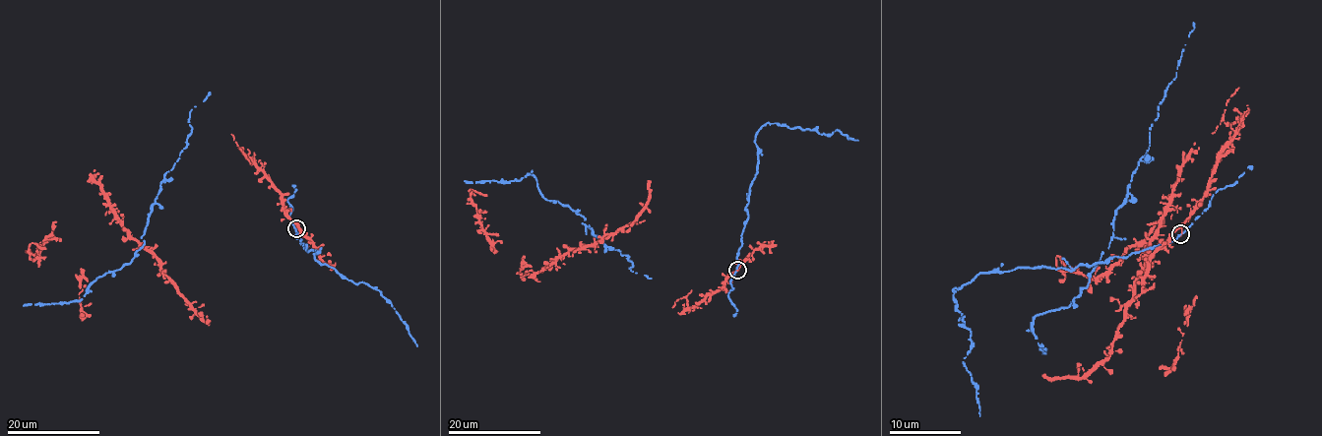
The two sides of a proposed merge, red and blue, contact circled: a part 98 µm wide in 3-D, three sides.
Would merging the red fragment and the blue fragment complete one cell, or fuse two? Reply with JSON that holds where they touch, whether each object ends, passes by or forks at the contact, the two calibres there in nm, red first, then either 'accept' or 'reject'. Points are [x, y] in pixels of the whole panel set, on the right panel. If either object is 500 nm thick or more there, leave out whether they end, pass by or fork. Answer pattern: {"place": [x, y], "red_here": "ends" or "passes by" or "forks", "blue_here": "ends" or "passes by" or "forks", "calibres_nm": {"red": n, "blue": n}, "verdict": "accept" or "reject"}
{"place": [1180, 233], "red_here": "ends", "blue_here": "passes by", "calibres_nm": {"red": 170, "blue": 200}, "verdict": "reject"}

